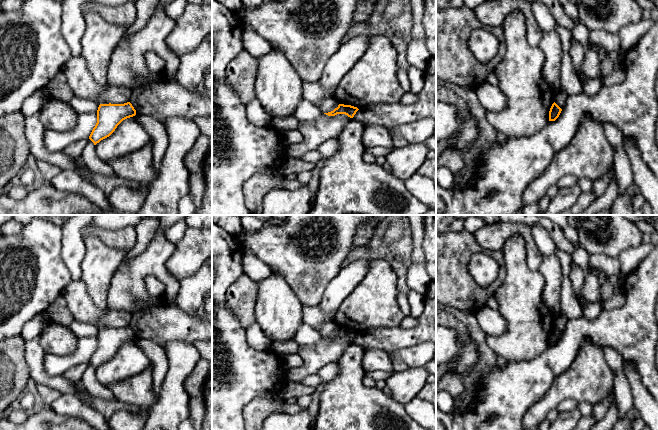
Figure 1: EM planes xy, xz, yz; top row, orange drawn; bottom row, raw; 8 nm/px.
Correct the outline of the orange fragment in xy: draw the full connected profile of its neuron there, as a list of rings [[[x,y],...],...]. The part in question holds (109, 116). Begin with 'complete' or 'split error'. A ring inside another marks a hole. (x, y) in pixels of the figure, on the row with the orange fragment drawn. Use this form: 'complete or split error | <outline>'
complete | [[[130,102],[100,104],[97,110],[97,123],[89,139],[96,145],[101,140],[109,137],[123,120],[135,115],[136,110]]]

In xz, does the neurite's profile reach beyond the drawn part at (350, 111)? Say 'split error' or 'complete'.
complete

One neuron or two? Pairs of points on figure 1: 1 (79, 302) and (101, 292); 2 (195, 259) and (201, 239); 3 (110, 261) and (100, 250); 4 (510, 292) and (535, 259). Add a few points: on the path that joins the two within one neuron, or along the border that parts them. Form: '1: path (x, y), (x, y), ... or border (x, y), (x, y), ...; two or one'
1: border (80, 279), (92, 302), (100, 310), (107, 310); two
2: path (195, 254), (195, 247), (198, 244); one
3: path (107, 258), (102, 253); one
4: border (524, 245), (527, 266), (536, 271); two

